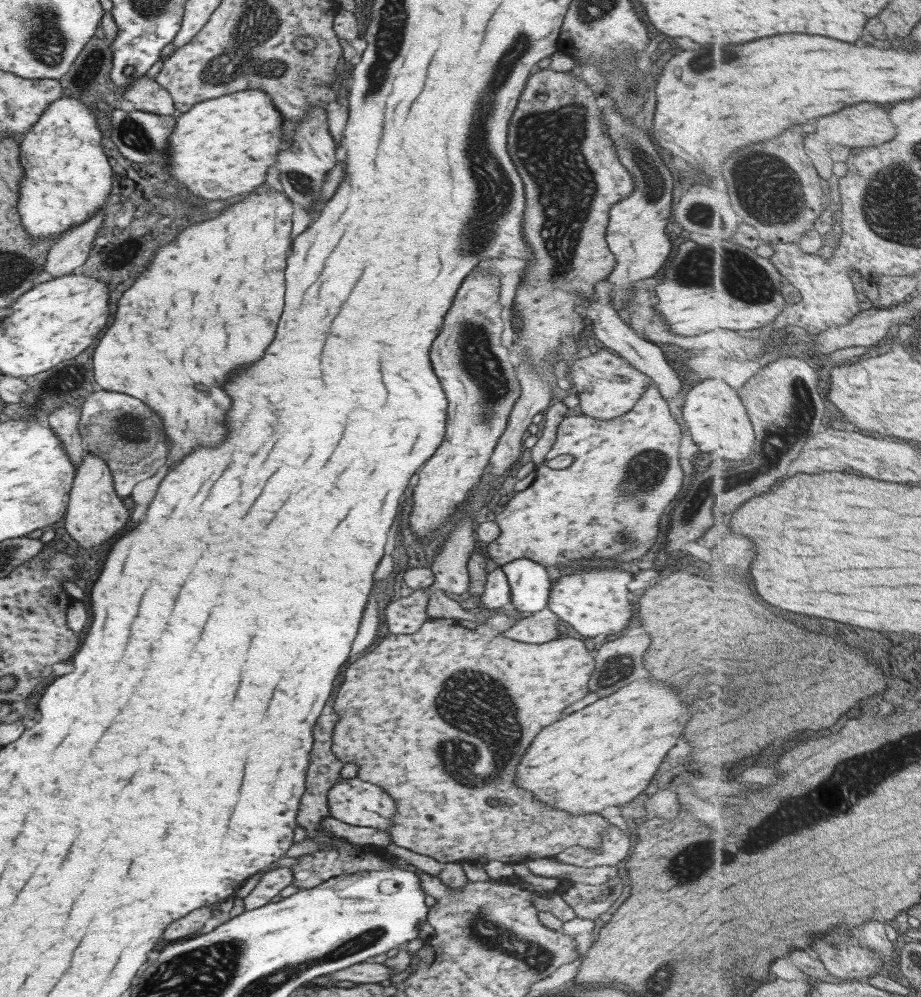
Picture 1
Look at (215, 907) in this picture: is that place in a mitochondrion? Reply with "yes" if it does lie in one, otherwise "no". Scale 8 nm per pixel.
no

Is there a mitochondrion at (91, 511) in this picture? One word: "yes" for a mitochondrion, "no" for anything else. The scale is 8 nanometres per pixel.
no

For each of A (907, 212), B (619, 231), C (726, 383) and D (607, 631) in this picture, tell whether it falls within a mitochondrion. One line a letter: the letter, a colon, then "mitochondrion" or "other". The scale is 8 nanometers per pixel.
A: mitochondrion
B: other
C: other
D: other

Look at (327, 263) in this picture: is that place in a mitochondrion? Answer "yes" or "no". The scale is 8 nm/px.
no

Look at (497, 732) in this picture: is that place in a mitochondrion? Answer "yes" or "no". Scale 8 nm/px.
yes

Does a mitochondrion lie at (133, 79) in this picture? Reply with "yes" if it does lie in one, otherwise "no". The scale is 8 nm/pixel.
no

